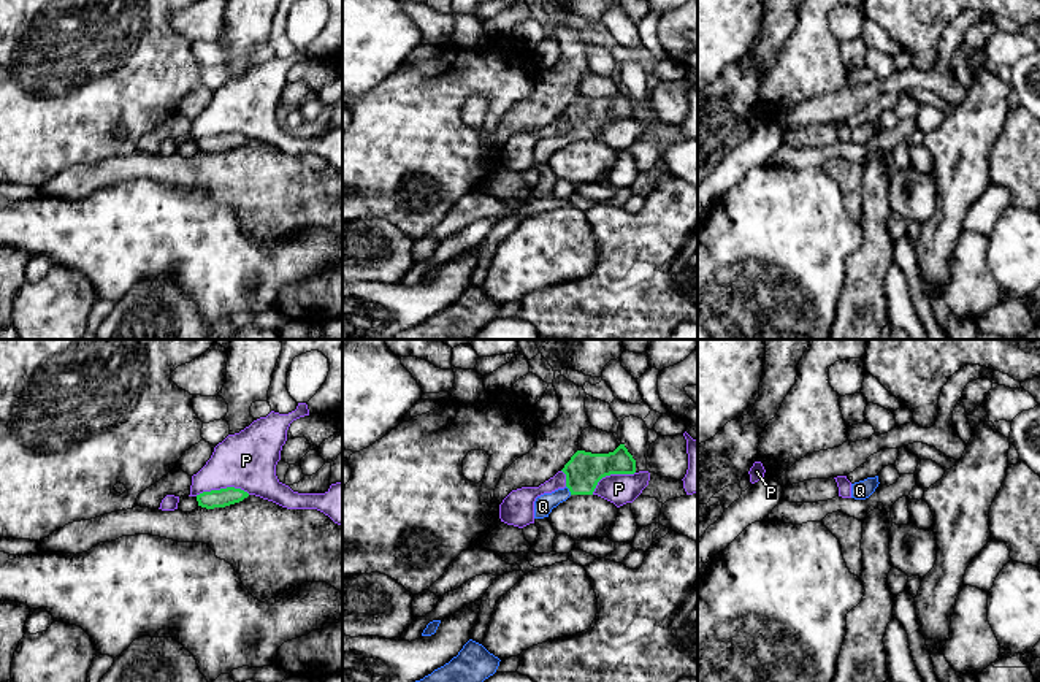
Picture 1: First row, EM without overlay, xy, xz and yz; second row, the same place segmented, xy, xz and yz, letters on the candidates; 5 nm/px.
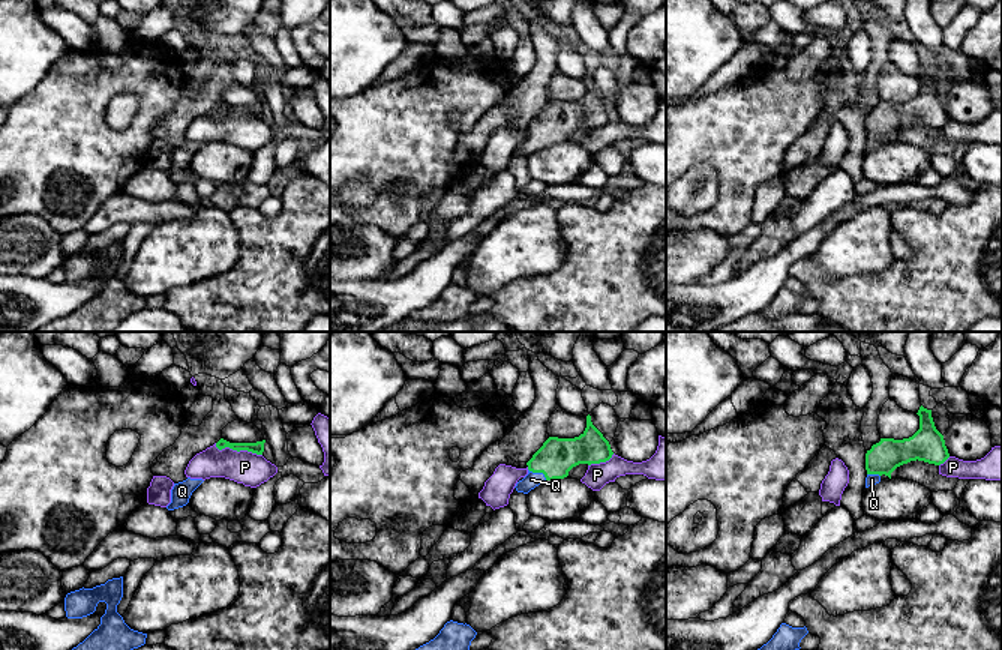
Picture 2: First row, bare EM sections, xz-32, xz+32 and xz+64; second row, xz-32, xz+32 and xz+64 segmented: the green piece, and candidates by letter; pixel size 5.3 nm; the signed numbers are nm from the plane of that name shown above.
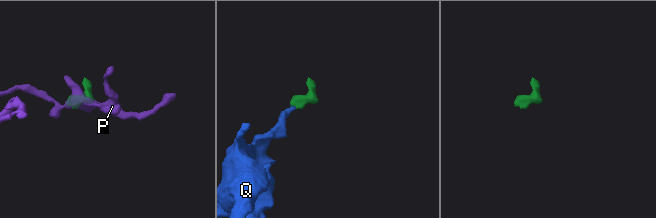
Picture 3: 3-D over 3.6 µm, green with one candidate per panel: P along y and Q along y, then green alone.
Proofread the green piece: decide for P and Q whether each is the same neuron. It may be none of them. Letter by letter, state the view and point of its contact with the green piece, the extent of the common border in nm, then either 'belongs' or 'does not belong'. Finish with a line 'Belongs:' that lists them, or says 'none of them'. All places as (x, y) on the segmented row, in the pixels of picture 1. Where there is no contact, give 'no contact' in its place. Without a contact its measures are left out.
P: contact xy (222, 489); length 280 nm; does not belong
Q: contact xz (569, 490); length 50 nm; belongs
Belongs: Q

